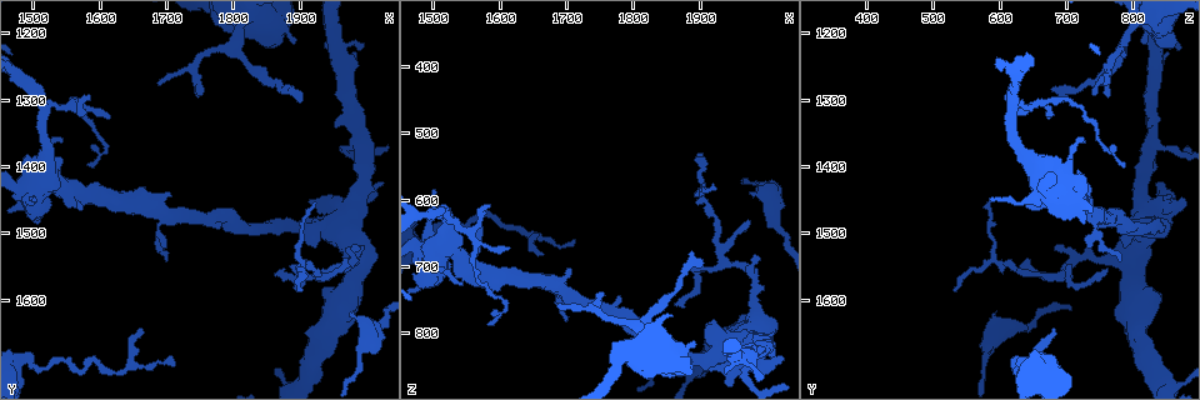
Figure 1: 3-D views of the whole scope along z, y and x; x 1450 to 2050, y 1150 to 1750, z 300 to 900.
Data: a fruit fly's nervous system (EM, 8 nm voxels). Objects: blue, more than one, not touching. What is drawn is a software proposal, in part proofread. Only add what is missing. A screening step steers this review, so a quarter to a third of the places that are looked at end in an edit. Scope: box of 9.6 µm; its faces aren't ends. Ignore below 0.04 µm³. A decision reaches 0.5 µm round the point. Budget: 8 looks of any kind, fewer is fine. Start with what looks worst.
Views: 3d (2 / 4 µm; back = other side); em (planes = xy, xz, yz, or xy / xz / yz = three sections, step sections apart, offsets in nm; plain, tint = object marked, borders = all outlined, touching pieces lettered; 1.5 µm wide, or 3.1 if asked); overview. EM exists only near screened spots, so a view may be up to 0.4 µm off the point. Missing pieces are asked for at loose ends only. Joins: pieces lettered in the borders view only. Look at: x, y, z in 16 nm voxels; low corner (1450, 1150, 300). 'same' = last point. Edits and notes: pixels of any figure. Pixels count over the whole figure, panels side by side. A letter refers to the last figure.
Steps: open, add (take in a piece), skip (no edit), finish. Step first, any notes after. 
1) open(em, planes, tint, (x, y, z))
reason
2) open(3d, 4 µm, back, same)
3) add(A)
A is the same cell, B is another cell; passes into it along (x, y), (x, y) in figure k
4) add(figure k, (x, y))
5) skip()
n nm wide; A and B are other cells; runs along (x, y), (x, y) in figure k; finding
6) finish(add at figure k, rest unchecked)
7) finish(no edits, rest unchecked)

open(3d, 4 µm, (1910, 1590, 530))
tapers out

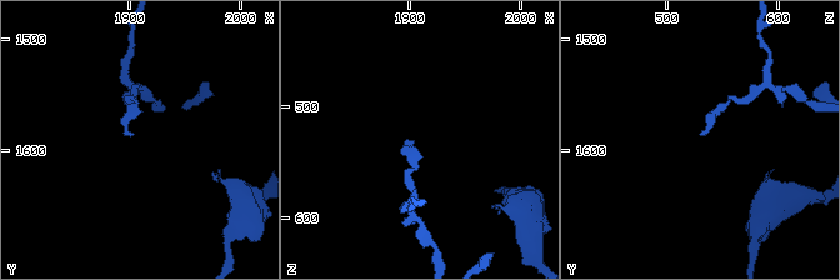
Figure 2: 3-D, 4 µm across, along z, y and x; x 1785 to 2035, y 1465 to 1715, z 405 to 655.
open(em, planes, borders, (1902, 1586, 534))

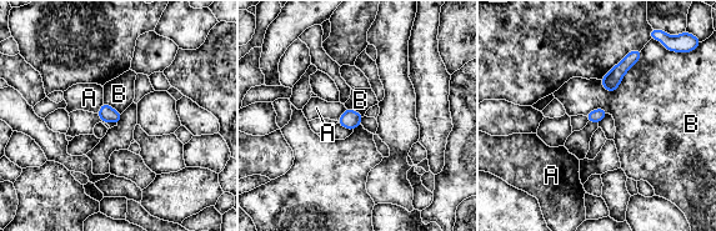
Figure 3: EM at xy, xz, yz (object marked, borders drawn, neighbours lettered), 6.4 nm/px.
skip()
80 nm wide; A and B are other cells; border along (641, 51), (640, 59), (609, 93) in figure 3; none of them fits

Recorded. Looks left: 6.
open(em, planes, plain, (1885, 1545, 705))
tapers out

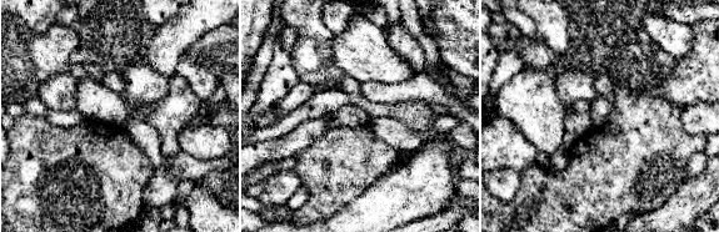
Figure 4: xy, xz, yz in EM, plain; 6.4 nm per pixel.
open(em, planes, borders, same)
see the neighbours

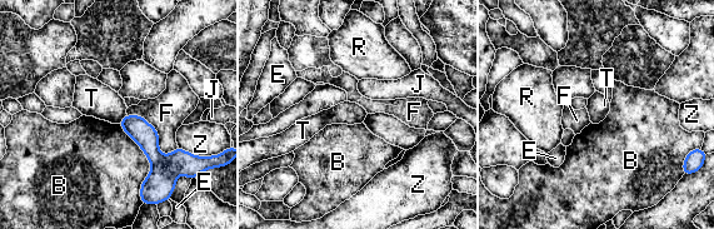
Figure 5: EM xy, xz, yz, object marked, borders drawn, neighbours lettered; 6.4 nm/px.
skip()
B, E, F, J, R, T and Z are other cells; border along (126, 114), (118, 123) in figure 5; none of them fits

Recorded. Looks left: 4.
open(em, xy, step 4, borders, (1715, 1695, 660))
thin end

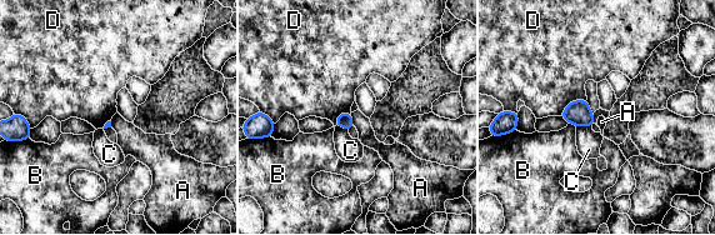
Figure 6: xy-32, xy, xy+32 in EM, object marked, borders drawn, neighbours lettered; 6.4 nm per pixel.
skip()
A, B, C and D are other cells; border along (350, 114), (354, 125) in figure 6; none of them fits

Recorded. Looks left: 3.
finish(no edits, rest unchecked)

